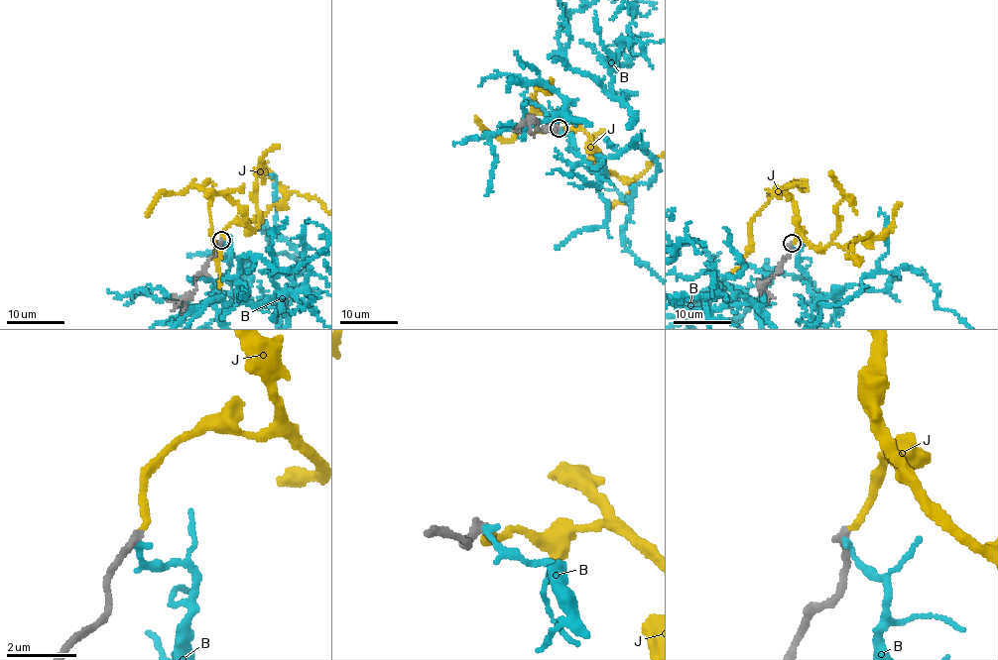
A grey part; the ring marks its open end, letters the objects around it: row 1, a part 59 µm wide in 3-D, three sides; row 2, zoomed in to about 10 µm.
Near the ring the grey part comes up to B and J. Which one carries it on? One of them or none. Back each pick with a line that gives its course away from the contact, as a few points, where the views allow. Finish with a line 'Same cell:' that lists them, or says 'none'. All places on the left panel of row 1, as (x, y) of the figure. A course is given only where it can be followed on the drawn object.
J: via (221, 239), (230, 223), (245, 223), (253, 230), (271, 206), (294, 192), (315, 197), (327, 211)
Same cell: J

